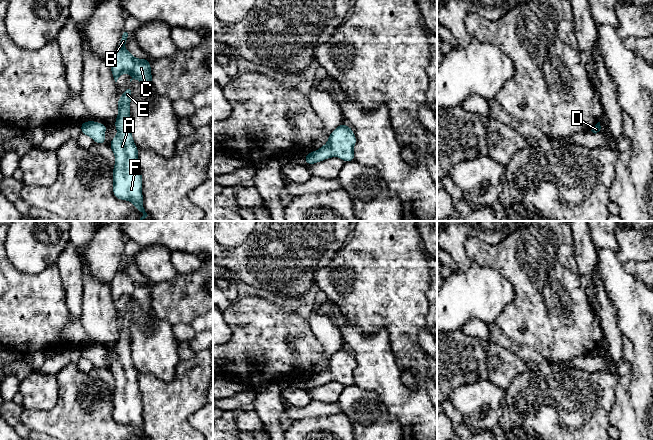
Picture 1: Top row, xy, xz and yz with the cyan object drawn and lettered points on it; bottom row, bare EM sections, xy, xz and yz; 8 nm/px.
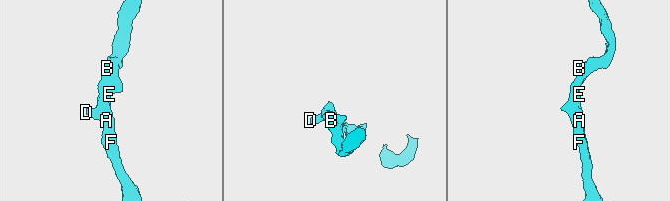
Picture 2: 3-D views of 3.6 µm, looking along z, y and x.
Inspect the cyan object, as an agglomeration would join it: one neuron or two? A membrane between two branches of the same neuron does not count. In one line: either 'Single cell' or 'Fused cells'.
Single cell

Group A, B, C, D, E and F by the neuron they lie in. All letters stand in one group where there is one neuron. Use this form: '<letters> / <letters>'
A B C D E F

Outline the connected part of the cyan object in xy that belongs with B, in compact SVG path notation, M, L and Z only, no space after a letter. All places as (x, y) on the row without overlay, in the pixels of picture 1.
M124 256L114 279L110 284L111 296L115 306L122 298L130 298L131 303L140 305L146 311L153 311L150 286L147 283L135 282L124 269L127 267L128 257Z

